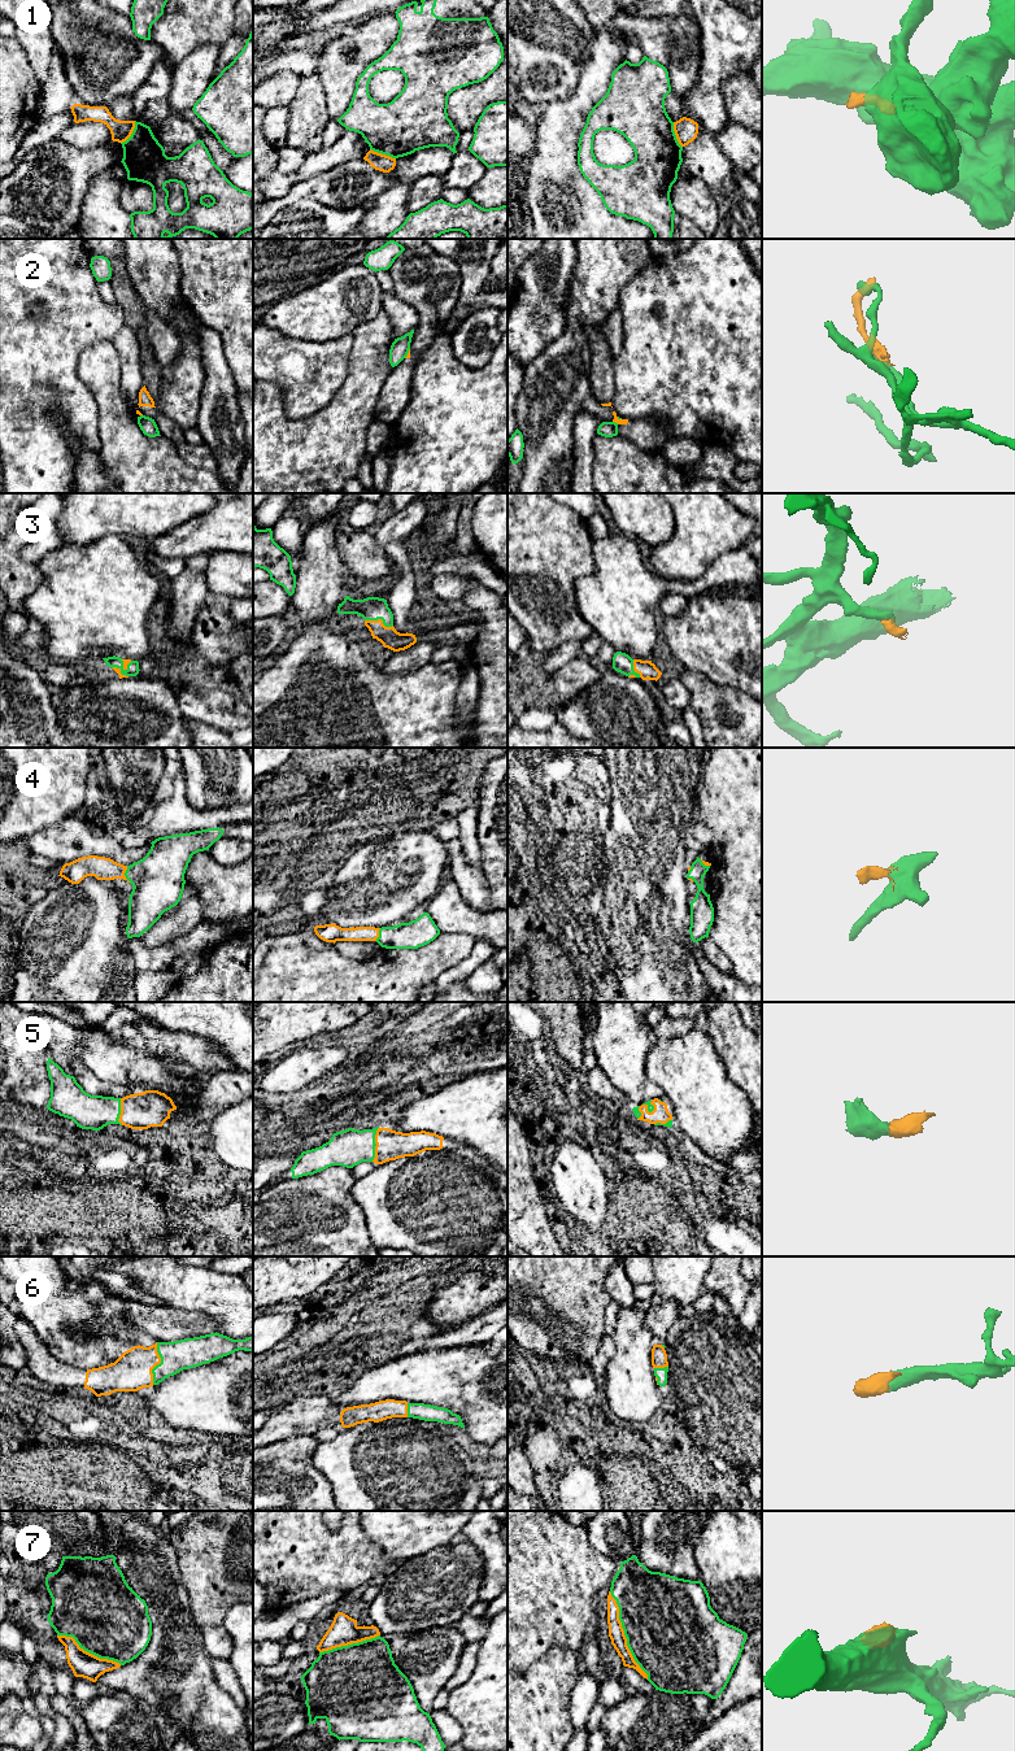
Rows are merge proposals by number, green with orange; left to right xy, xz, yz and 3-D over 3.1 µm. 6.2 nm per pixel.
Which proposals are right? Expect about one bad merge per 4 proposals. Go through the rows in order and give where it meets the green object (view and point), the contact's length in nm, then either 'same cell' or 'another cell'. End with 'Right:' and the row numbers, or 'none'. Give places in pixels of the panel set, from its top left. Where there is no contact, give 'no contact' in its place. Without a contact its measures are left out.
1: meets green in xz at (383, 153); contact 170 nm long; another cell
2: meets green in xz at (408, 352); contact 70 nm long; another cell
3: meets green in xz at (379, 618); contact 180 nm long; same cell
4: meets green in xy at (125, 874); contact 110 nm long; same cell
5: meets green in xz at (375, 1144); contact 220 nm long; same cell
6: meets green in xy at (160, 1363); contact 260 nm long; same cell
7: meets green in yz at (624, 1634); contact 600 nm long; same cell
Right: 3, 4, 5, 6, 7

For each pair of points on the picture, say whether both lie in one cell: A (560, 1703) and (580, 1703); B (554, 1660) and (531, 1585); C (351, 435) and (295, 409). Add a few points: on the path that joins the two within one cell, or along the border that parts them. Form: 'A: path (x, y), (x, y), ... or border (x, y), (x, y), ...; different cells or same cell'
A: border (580, 1675), (570, 1697), (570, 1721), (574, 1730); different cells
B: border (575, 1650), (550, 1647), (528, 1669); different cells
C: border (334, 396), (303, 418), (290, 419), (284, 414); different cells

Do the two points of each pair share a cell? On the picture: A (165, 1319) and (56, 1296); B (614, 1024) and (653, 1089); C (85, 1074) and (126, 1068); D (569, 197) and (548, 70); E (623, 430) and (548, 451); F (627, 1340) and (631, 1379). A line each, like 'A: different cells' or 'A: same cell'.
A: different cells
B: same cell
C: different cells
D: different cells
E: same cell
F: same cell

